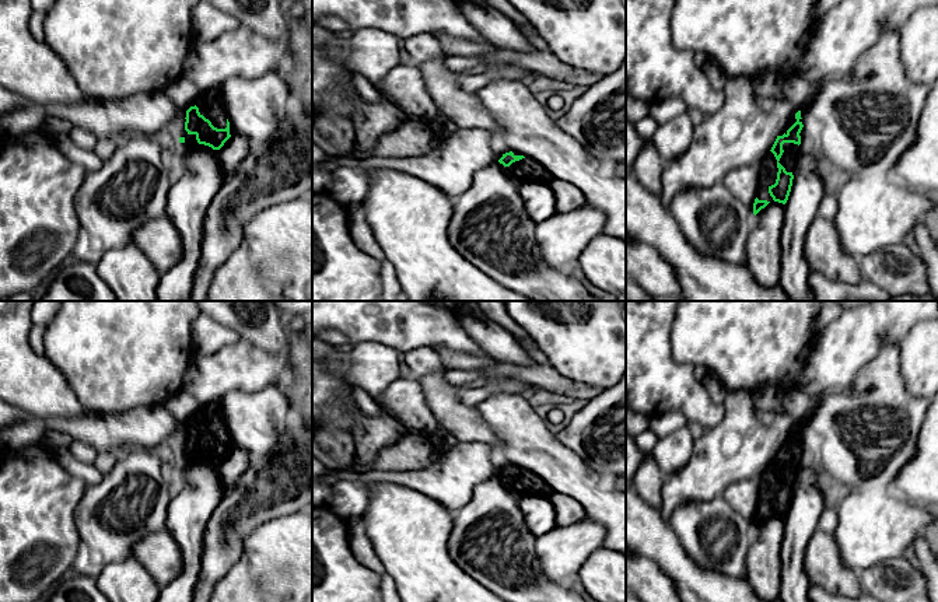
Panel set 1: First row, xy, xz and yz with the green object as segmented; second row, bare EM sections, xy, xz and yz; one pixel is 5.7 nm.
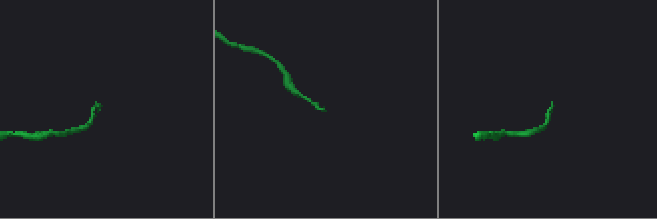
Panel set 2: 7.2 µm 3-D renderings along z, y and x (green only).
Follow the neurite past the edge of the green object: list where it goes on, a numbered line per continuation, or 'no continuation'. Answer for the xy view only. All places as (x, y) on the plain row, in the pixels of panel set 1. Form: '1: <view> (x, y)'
1: xy (210, 419)

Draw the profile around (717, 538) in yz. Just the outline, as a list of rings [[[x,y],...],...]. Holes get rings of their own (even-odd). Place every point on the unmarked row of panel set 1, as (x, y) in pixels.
[[[722,496],[682,504],[672,514],[669,525],[700,568],[746,578],[746,557],[755,528]]]

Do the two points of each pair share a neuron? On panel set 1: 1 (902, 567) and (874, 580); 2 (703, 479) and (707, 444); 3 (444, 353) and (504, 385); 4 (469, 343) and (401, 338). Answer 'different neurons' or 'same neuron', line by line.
1: same neuron
2: same neuron
3: same neuron
4: same neuron

